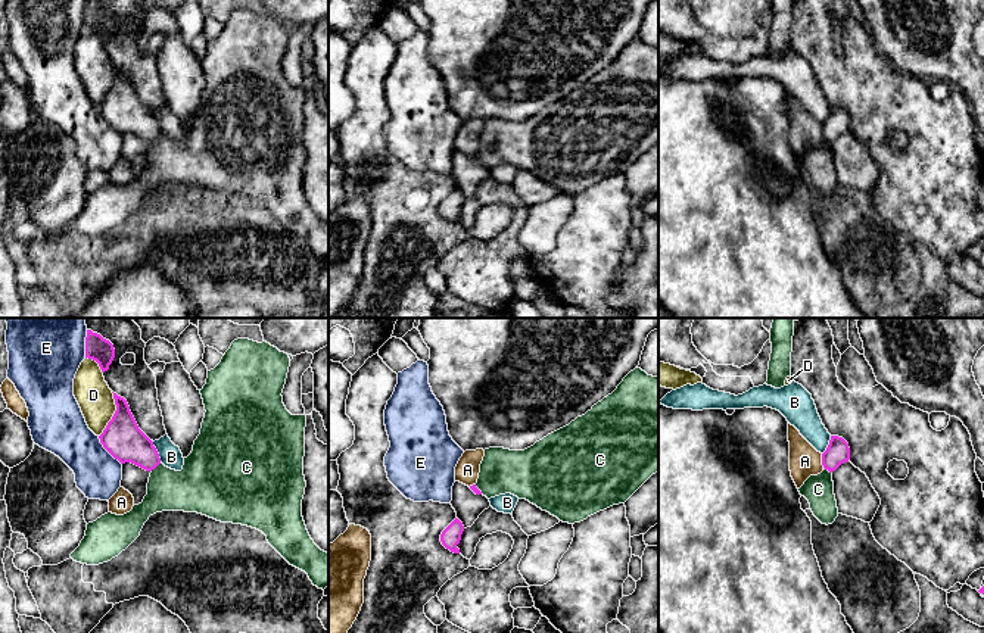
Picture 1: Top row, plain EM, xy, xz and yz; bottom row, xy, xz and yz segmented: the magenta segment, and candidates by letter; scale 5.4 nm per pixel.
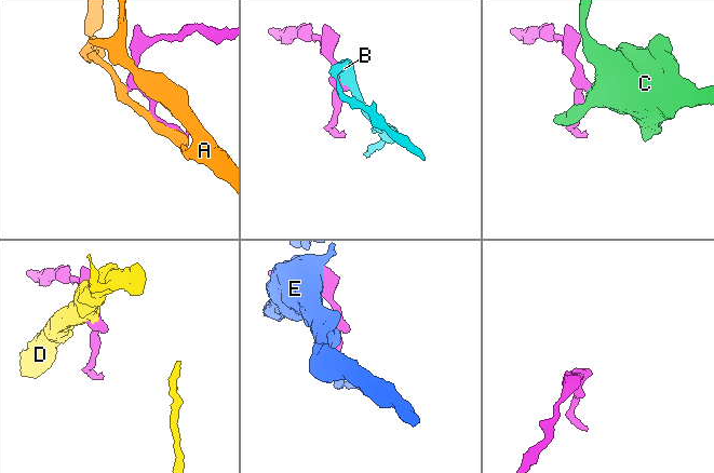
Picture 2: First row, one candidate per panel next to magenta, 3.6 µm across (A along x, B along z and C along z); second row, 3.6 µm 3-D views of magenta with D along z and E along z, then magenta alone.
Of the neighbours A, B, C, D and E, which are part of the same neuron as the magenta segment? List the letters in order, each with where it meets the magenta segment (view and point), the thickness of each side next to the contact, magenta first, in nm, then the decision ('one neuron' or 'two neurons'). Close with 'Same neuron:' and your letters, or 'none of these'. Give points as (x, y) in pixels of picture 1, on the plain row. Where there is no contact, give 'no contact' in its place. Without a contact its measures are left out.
A: contact yz (822, 131); calibres 130 and 170 nm; two neurons
B: contact xy (156, 121); calibres 220 and 120 nm; two neurons
C: contact xy (155, 137); calibres 220 and 260 nm; two neurons
D: contact xy (114, 84); calibres 220 and 190 nm; two neurons
E: contact xy (108, 121); calibres 220 and 260 nm; two neurons
Same neuron: none of these

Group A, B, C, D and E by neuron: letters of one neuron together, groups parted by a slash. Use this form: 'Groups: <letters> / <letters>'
Groups: A / B / C / D / E

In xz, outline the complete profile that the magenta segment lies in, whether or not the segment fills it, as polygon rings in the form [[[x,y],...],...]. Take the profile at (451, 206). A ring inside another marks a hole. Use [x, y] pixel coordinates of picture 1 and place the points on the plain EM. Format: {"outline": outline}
{"outline": [[[455,188],[440,205],[442,215],[454,224],[460,224],[457,215],[461,211],[461,205],[464,202],[463,193]]]}

